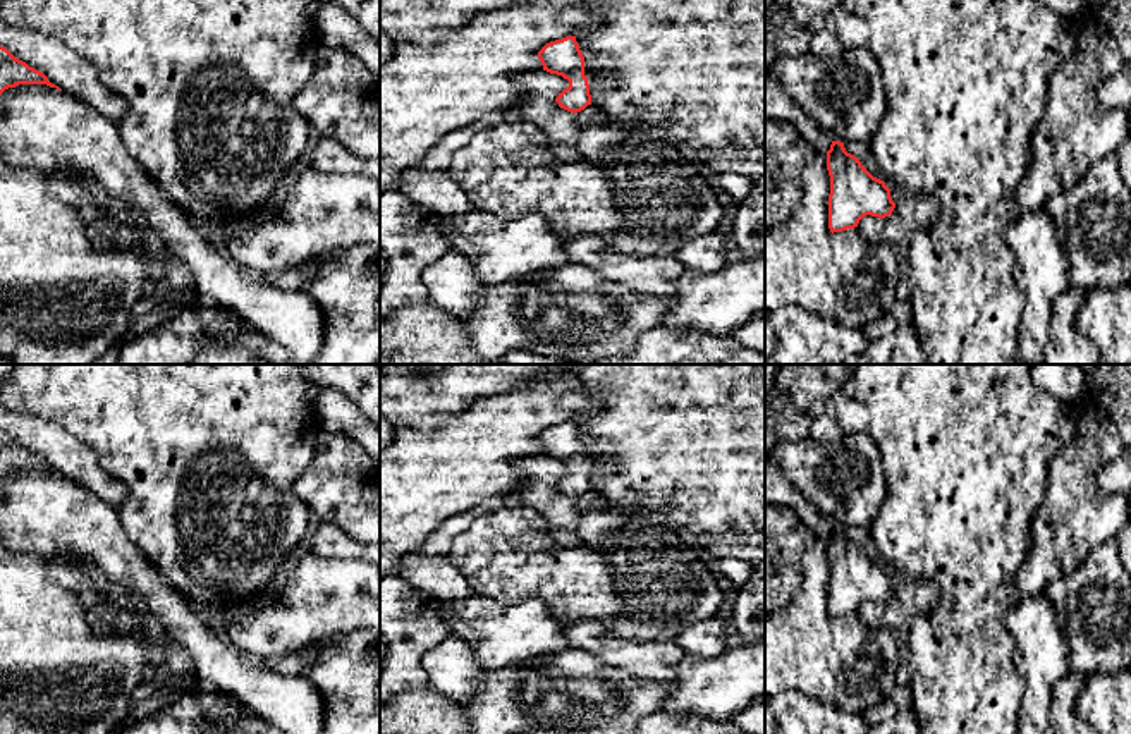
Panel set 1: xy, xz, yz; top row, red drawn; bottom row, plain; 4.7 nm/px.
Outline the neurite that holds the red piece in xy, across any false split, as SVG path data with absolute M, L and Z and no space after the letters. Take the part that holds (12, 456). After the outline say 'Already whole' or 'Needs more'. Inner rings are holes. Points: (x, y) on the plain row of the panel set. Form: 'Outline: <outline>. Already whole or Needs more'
Outline: M0 431L0 480L19 469L46 469L60 474L52 469L43 457L29 452L26 447L15 443L7 433Z. Already whole

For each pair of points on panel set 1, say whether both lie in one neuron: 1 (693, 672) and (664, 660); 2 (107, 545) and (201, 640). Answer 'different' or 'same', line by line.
1: different
2: same

